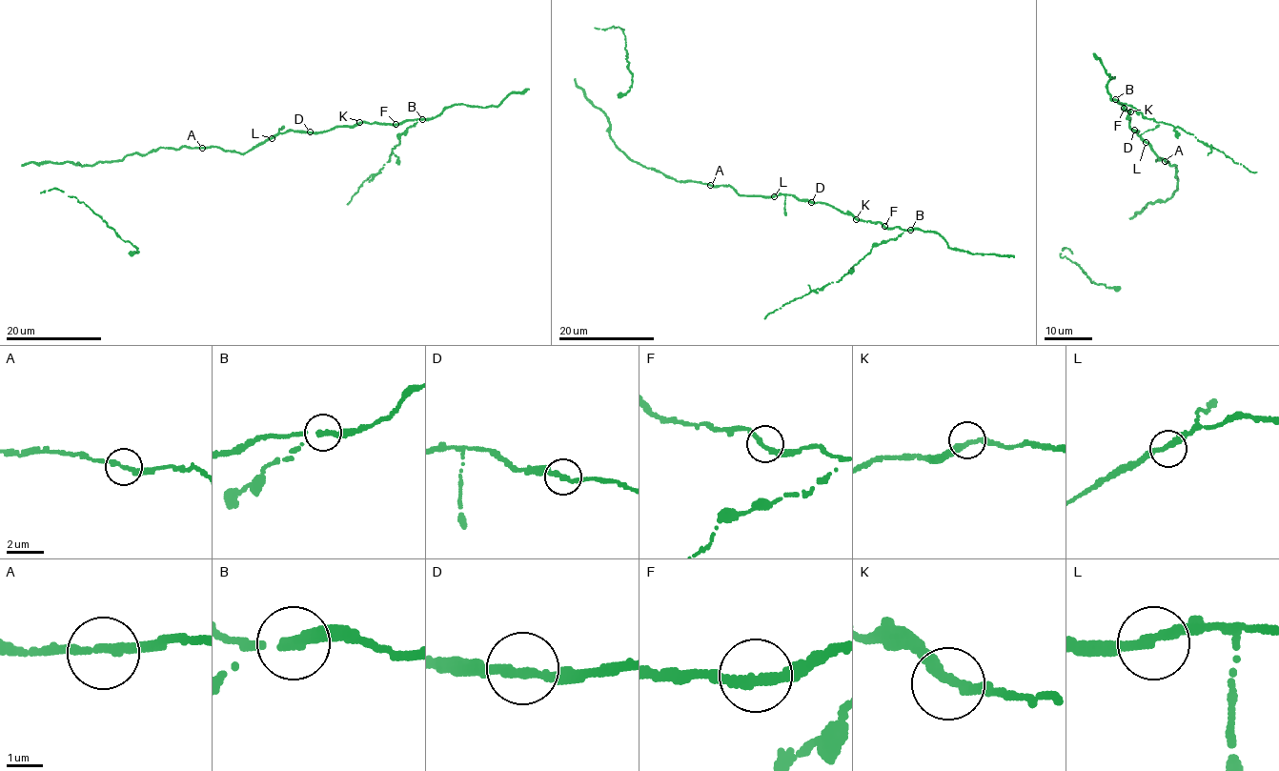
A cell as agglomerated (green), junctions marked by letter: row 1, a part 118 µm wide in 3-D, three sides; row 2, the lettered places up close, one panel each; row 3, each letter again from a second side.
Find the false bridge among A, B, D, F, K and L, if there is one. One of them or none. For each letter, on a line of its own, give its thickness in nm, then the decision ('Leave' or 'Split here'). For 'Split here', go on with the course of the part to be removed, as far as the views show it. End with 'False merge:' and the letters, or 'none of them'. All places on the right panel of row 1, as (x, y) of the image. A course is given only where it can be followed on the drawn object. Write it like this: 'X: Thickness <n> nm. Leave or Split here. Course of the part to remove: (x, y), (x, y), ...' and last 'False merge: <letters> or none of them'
A: Thickness 260 nm. Leave
B: Thickness 280 nm. Split here. Course of the part to remove: (1115, 99), (1131, 105), (1155, 121), (1192, 134), (1234, 162), (1256, 172)
D: Thickness 280 nm. Leave
F: Thickness 280 nm. Leave
K: Thickness 300 nm. Leave
L: Thickness 280 nm. Leave
False merge: B

